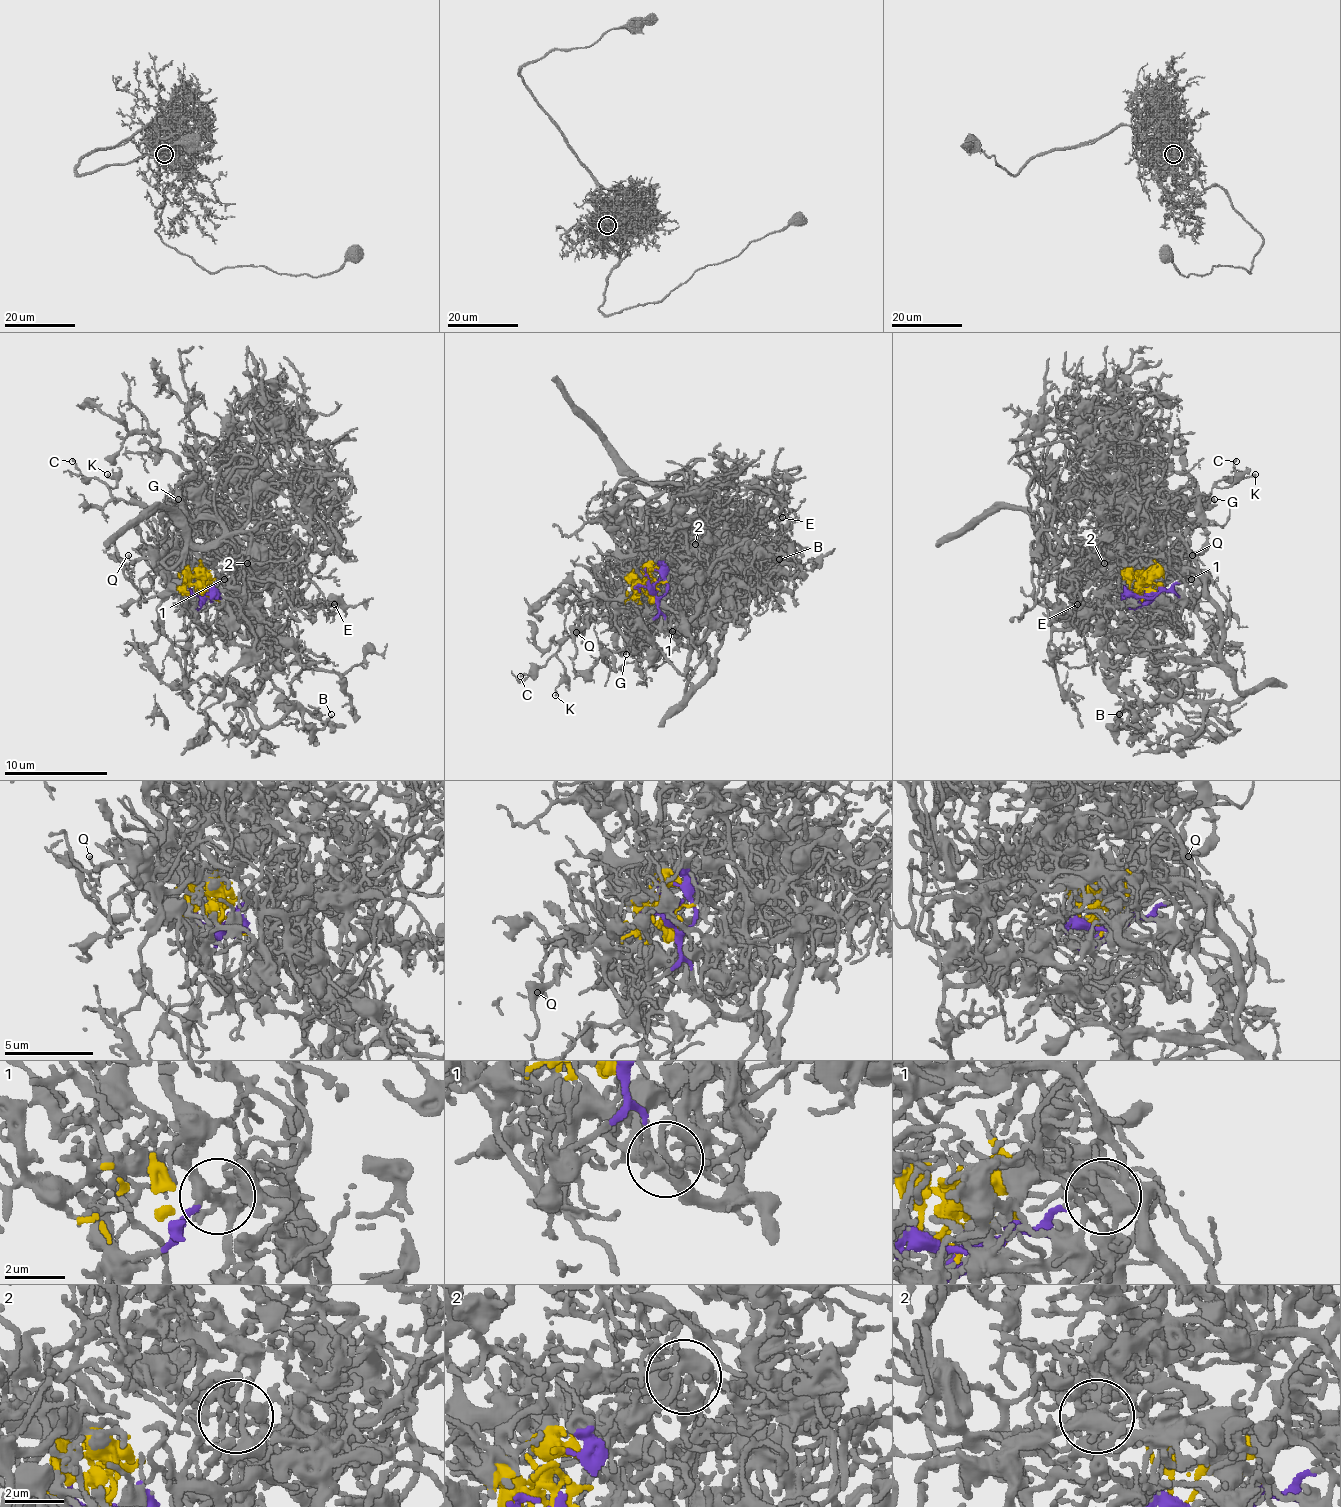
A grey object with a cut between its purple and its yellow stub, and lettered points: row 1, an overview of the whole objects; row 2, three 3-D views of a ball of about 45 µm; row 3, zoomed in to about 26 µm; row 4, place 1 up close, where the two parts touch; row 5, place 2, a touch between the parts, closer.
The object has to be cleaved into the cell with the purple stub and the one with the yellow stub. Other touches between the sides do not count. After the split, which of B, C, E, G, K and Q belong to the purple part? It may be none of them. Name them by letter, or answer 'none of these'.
B, C, G, K, Q

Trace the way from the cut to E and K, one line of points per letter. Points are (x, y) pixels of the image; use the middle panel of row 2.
E: (651, 590), (648, 569), (664, 572), (669, 559), (695, 544), (713, 546), (733, 518), (746, 513), (782, 518)
K: (651, 590), (664, 626), (651, 621), (648, 613), (630, 624), (594, 616), (556, 654), (563, 673), (556, 696)

